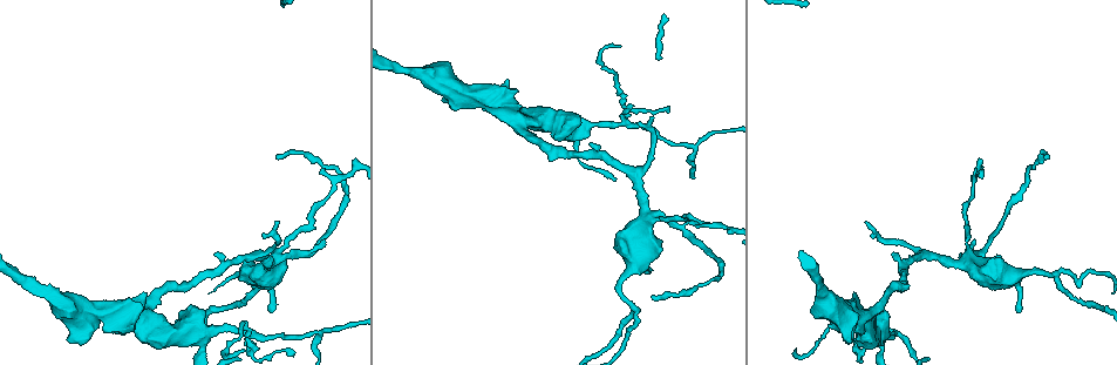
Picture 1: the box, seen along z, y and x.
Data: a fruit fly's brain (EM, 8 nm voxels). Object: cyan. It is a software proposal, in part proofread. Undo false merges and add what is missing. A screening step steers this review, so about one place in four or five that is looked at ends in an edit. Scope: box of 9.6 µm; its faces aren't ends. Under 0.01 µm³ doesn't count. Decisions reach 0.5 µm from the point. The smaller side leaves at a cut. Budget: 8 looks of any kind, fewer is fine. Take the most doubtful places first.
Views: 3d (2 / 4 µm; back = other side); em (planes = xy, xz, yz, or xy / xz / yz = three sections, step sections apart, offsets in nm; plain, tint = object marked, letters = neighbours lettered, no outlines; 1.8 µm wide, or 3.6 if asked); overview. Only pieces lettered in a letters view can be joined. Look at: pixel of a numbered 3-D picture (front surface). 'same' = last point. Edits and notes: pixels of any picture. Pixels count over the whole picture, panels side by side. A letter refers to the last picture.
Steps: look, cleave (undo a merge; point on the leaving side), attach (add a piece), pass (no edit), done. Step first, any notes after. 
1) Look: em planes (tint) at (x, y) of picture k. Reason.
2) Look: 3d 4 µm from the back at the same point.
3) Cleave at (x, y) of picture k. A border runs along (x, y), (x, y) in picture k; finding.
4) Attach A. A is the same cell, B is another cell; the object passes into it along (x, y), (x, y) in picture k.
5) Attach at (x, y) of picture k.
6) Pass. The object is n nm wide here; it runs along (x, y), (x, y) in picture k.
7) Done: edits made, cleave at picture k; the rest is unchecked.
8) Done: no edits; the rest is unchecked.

Look: 3d 4 µm at (853, 293) of picture 1. Free end.

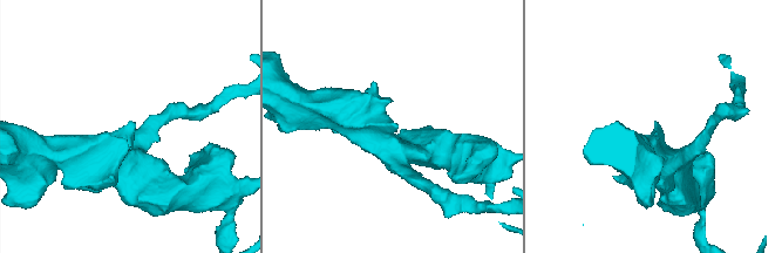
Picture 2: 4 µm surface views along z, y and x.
Look: em 3.6 µm planes (letters) at (130, 123) of picture 2.

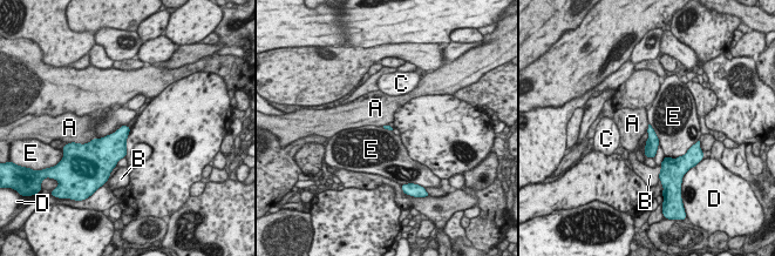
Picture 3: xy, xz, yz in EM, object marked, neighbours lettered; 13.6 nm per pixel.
Pass. The longest contact is with E, 300 nm; A, B, C, D and E are other cells; a border runs along (650, 123), (659, 142) in picture 3; no lettered piece goes on from it.

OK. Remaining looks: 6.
Look: em yz step 4 (letters) at (324, 242) of picture 1.

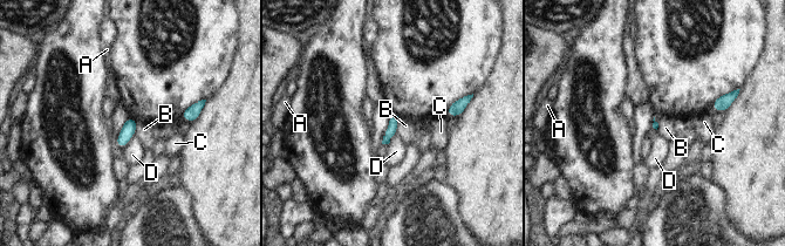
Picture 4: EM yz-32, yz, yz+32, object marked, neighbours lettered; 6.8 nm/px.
Look: em planes (letters) at the same point. Another direction.

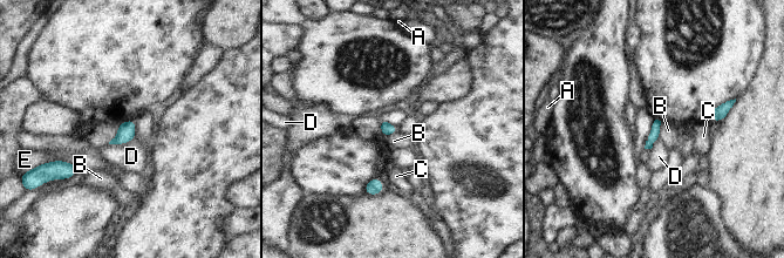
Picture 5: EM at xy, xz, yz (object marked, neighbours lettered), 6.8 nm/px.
Pass. The object is 80 nm wide here; A, B, C, D and E are other cells; no lettered piece goes on from it.

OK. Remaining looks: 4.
Look: em planes (letters) at (653, 295) of picture 1. An open end.

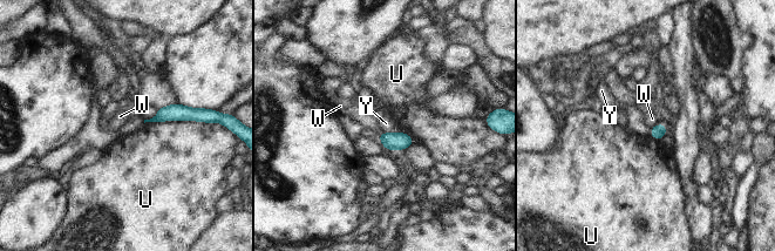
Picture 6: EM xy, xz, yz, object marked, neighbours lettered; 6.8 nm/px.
Pass. U, W and Y are other cells; a border runs along (382, 130), (400, 131) in picture 6; none of them fits.

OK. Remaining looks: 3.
Done: no edits; the rest is unchecked.

